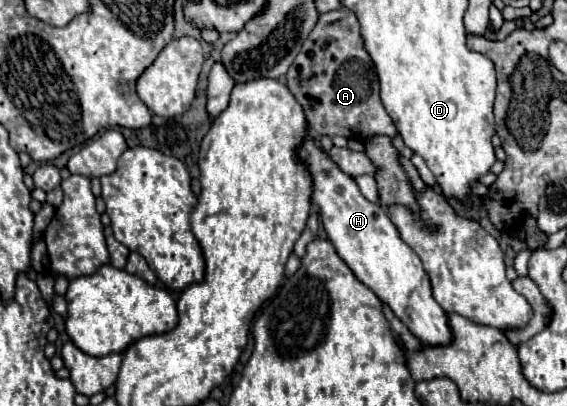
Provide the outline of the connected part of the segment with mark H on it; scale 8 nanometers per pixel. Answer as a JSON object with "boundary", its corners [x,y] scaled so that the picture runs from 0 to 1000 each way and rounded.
{"boundary":[[[550,337],[529,362],[529,387],[543,401],[554,441],[550,505],[561,510],[578,594],[593,608],[600,638],[624,667],[663,732],[681,746],[695,776],[741,835],[751,855],[794,850],[801,825],[790,791],[790,771],[769,746],[762,727],[758,682],[748,667],[741,633],[705,589],[698,554],[688,544],[684,520],[670,500],[653,500],[624,451],[624,441],[603,426],[586,392],[554,357]]]}

